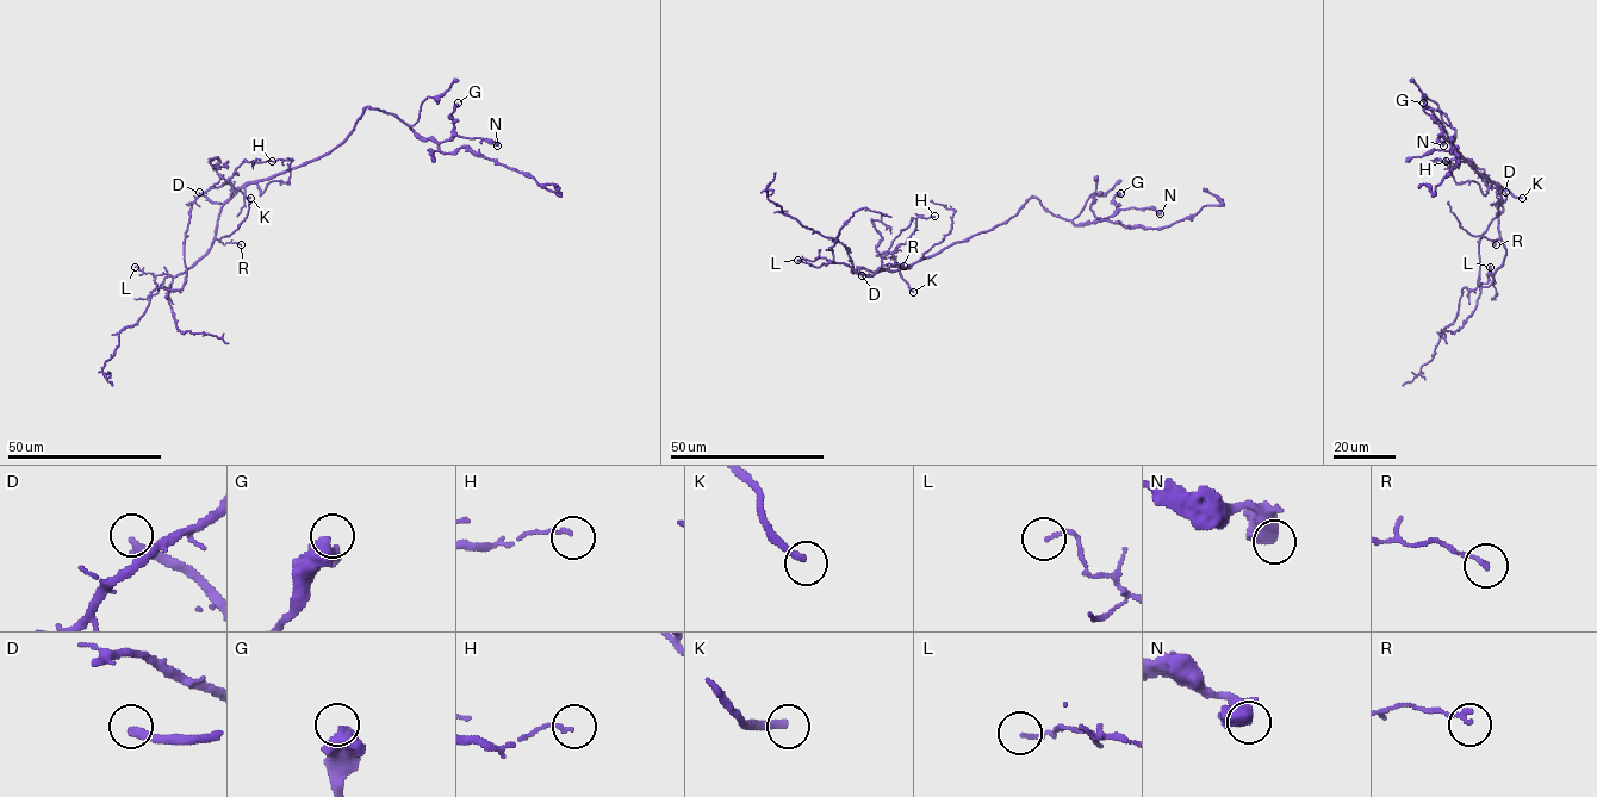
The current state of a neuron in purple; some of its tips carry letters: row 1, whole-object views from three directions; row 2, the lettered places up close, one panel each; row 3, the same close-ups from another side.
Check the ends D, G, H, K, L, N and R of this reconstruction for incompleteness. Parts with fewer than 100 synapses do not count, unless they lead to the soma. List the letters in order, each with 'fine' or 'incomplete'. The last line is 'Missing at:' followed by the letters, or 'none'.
D: fine
G: fine
H: fine
K: incomplete
L: fine
N: fine
R: fine
Missing at: K

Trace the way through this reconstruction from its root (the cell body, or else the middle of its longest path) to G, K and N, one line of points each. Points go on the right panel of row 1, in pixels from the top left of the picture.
G: (1477, 172), (1461, 156), (1443, 124), (1428, 107), (1446, 114), (1455, 131), (1449, 143), (1424, 111), (1423, 103)
K: (1477, 172), (1502, 191), (1522, 198)
N: (1477, 172), (1428, 107), (1443, 113), (1455, 131), (1449, 143), (1437, 138), (1443, 145)

